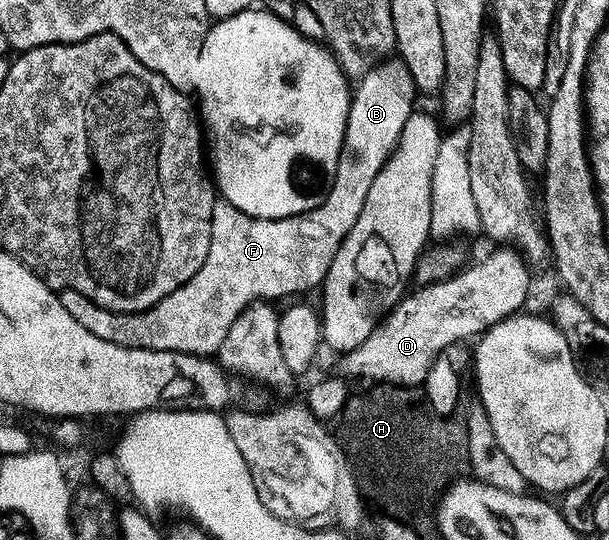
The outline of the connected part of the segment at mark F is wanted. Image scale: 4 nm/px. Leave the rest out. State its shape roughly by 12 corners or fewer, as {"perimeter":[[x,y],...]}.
{"perimeter":[[327,197],[287,219],[216,201],[211,248],[157,305],[107,311],[64,286],[93,337],[211,357],[247,304],[320,286]]}

